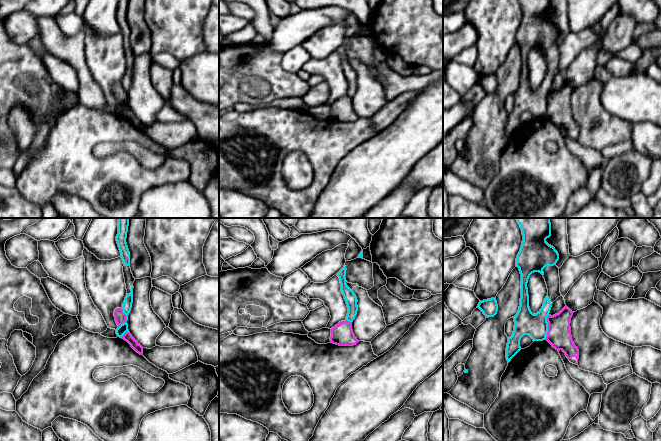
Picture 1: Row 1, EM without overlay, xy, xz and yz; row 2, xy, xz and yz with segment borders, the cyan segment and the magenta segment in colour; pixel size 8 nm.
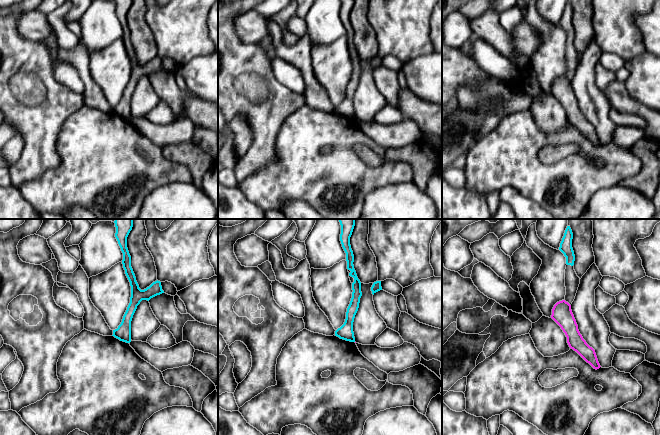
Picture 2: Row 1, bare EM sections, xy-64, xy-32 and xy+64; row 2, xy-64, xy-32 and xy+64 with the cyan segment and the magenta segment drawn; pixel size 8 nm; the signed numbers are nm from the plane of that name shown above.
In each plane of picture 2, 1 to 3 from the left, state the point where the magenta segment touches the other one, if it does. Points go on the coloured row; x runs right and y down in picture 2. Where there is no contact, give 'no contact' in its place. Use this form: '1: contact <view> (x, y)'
1: no contact
2: no contact
3: no contact

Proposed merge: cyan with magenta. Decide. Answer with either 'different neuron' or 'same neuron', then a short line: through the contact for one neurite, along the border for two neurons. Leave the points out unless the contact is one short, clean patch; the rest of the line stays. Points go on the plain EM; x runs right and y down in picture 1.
different neuron; line yz (548, 90), (547, 111), (545, 115)

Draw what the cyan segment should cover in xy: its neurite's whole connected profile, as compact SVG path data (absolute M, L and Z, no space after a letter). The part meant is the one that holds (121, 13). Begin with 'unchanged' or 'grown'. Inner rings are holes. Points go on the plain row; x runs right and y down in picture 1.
grown; M118 0L118 10L116 12L116 17L124 40L123 49L124 49L125 60L127 65L127 69L126 69L127 71L122 80L122 86L127 93L127 97L128 97L128 91L132 84L133 64L134 64L133 59L135 57L135 54L133 53L133 50L130 44L130 28L126 19L128 2L129 0Z

